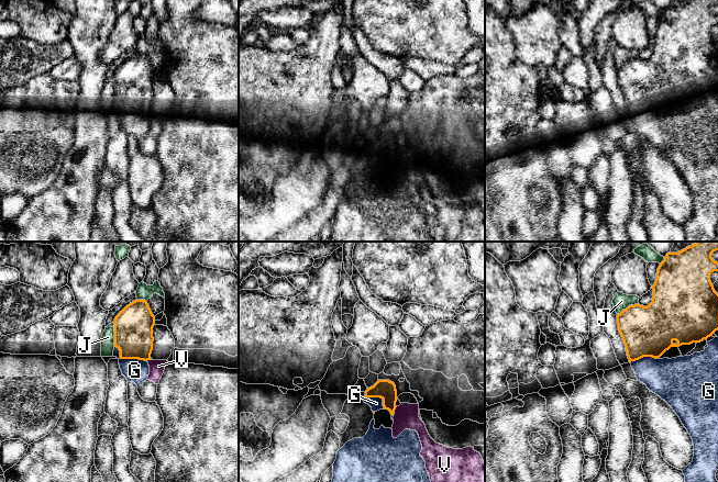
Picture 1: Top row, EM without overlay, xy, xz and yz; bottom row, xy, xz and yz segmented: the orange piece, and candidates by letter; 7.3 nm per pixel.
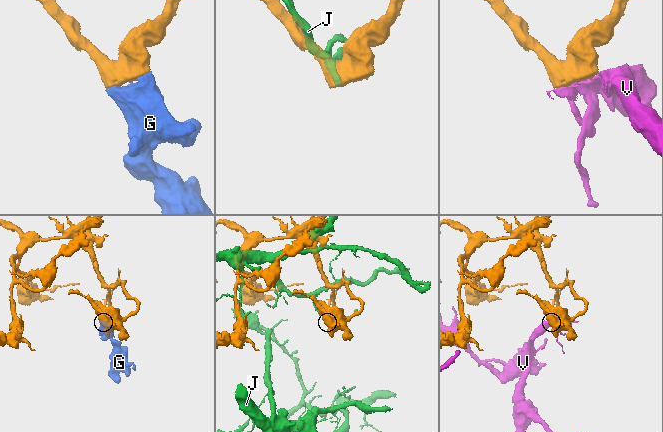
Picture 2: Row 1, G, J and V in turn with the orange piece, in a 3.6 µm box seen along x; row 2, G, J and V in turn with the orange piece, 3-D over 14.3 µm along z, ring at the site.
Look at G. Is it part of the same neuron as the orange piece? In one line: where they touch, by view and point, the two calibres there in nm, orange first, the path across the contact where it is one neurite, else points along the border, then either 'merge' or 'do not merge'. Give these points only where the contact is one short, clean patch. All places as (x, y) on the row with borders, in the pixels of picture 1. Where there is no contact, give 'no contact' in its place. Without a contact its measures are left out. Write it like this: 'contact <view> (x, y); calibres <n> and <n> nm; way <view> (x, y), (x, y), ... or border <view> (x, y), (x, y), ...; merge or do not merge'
contact xy (133, 358); calibres 280 and 170 nm; merge

